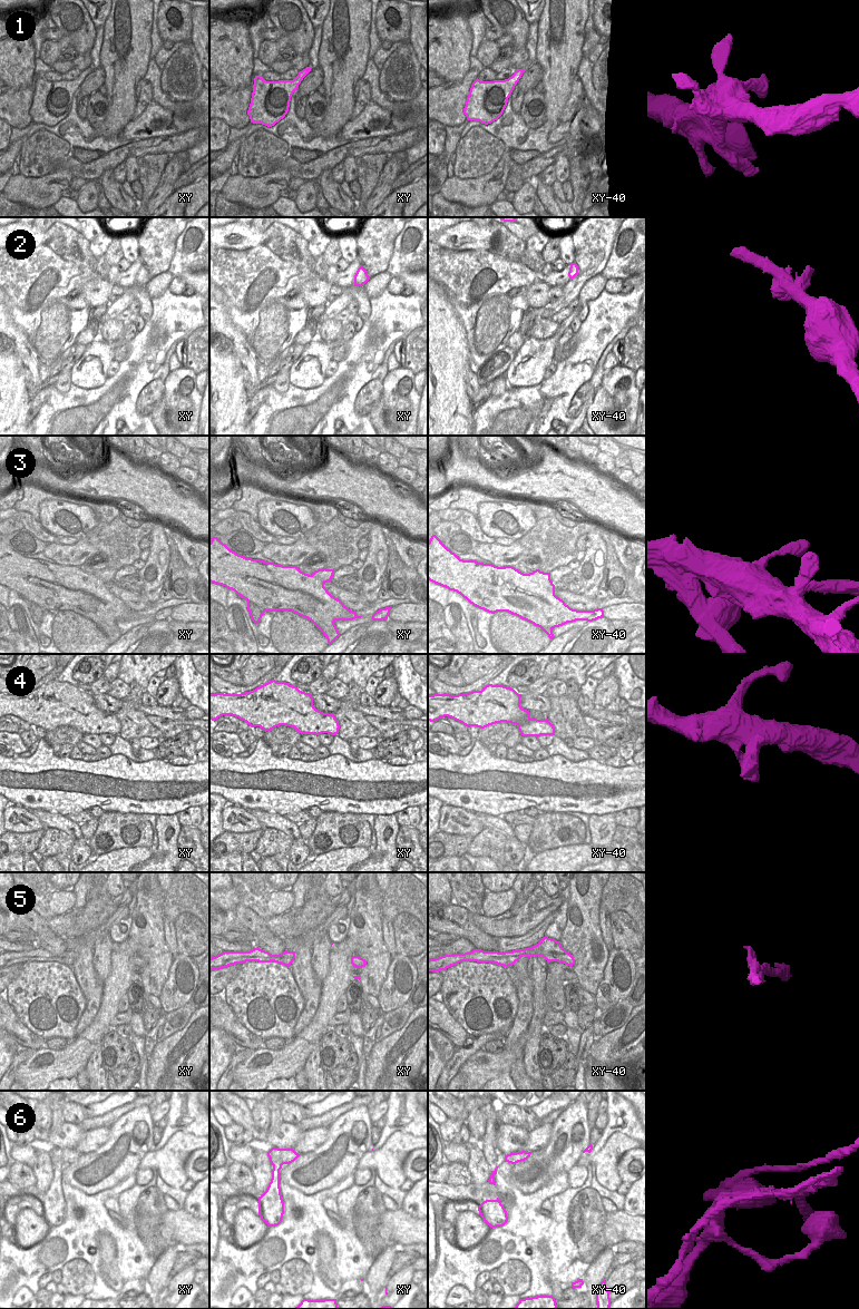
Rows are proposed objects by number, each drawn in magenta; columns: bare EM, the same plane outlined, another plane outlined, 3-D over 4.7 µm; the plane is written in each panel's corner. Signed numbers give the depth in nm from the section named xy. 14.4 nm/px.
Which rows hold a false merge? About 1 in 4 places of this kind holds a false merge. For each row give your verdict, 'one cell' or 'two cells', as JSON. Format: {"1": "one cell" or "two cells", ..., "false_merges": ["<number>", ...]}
{"1": "one cell", "2": "one cell", "3": "two cells", "4": "one cell", "5": "one cell", "6": "two cells", "false_merges": ["3", "6"]}

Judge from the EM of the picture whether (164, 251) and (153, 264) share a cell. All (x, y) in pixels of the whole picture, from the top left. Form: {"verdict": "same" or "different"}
{"verdict": "same"}

